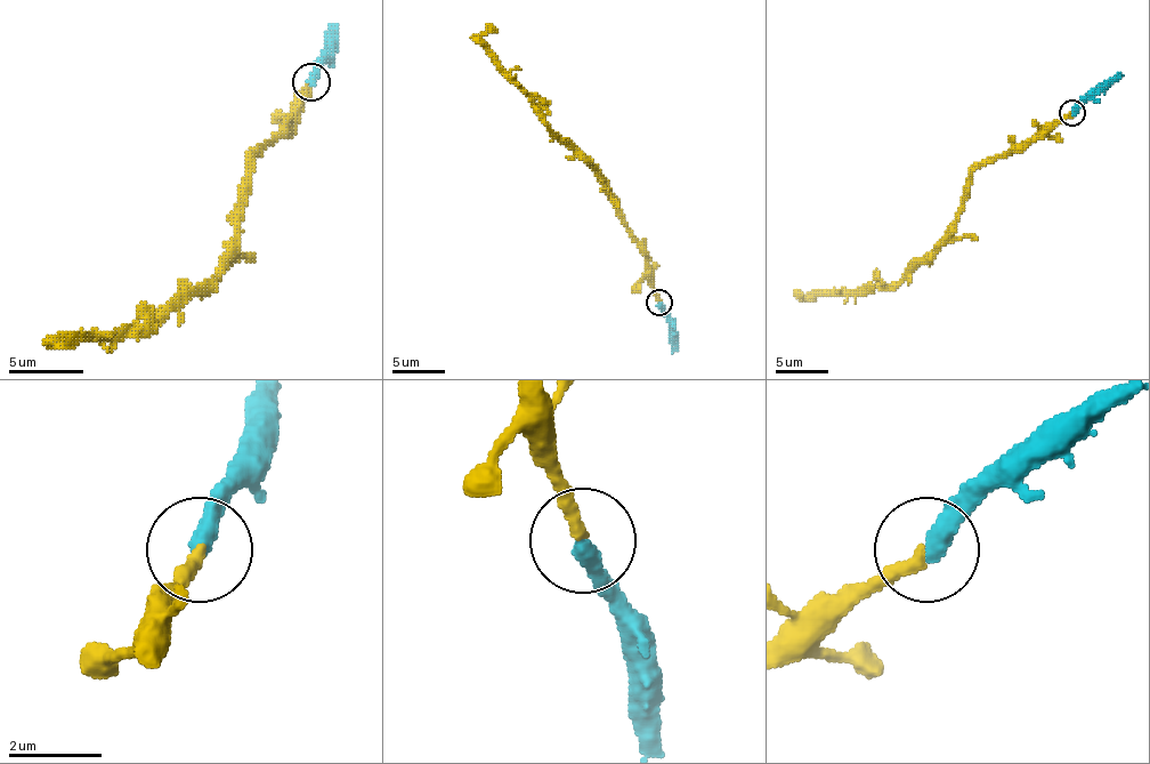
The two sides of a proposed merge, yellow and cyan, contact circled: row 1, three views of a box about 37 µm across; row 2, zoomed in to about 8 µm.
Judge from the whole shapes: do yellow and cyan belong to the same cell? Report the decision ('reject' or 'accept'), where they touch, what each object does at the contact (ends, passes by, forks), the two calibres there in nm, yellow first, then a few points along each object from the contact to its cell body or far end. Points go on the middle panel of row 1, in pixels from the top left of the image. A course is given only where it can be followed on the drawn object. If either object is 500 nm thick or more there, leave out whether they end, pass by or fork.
accept | (659, 302) | yellow ends | cyan ends | 320/440 nm | yellow via (658, 300), (648, 257), (608, 186), (550, 128), (482, 38), (497, 30) | cyan via (658, 303), (670, 319), (670, 343), (678, 351)

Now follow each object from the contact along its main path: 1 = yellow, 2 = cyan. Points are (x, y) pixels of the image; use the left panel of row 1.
1: (310, 81), (299, 96), (296, 119), (254, 163), (239, 250), (156, 326), (70, 332), (58, 344), (81, 337)
2: (310, 81), (325, 62), (325, 35), (337, 24)

